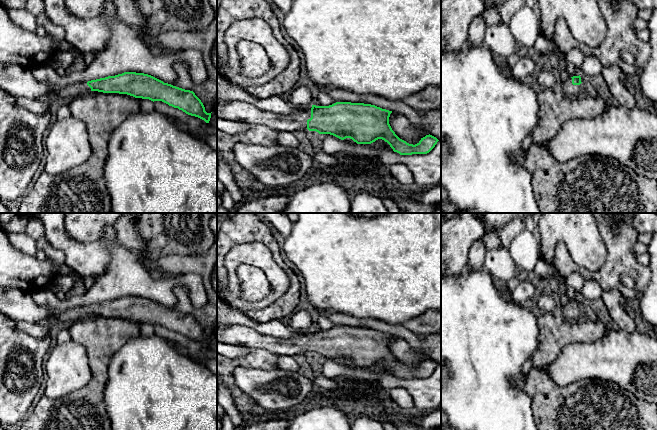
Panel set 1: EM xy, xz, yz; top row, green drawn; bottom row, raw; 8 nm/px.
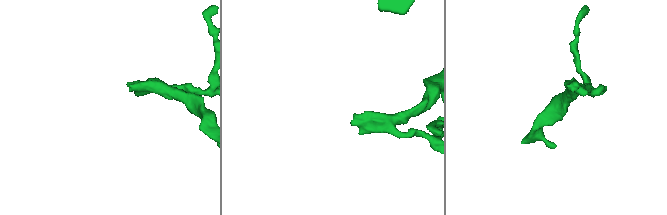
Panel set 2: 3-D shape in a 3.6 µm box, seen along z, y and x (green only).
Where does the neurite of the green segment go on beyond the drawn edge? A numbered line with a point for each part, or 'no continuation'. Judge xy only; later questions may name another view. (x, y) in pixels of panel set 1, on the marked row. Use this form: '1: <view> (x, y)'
1: xy (16, 80)

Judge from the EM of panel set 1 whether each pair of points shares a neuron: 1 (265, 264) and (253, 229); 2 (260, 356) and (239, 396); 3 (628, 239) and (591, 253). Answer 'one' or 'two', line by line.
1: two
2: one
3: two

